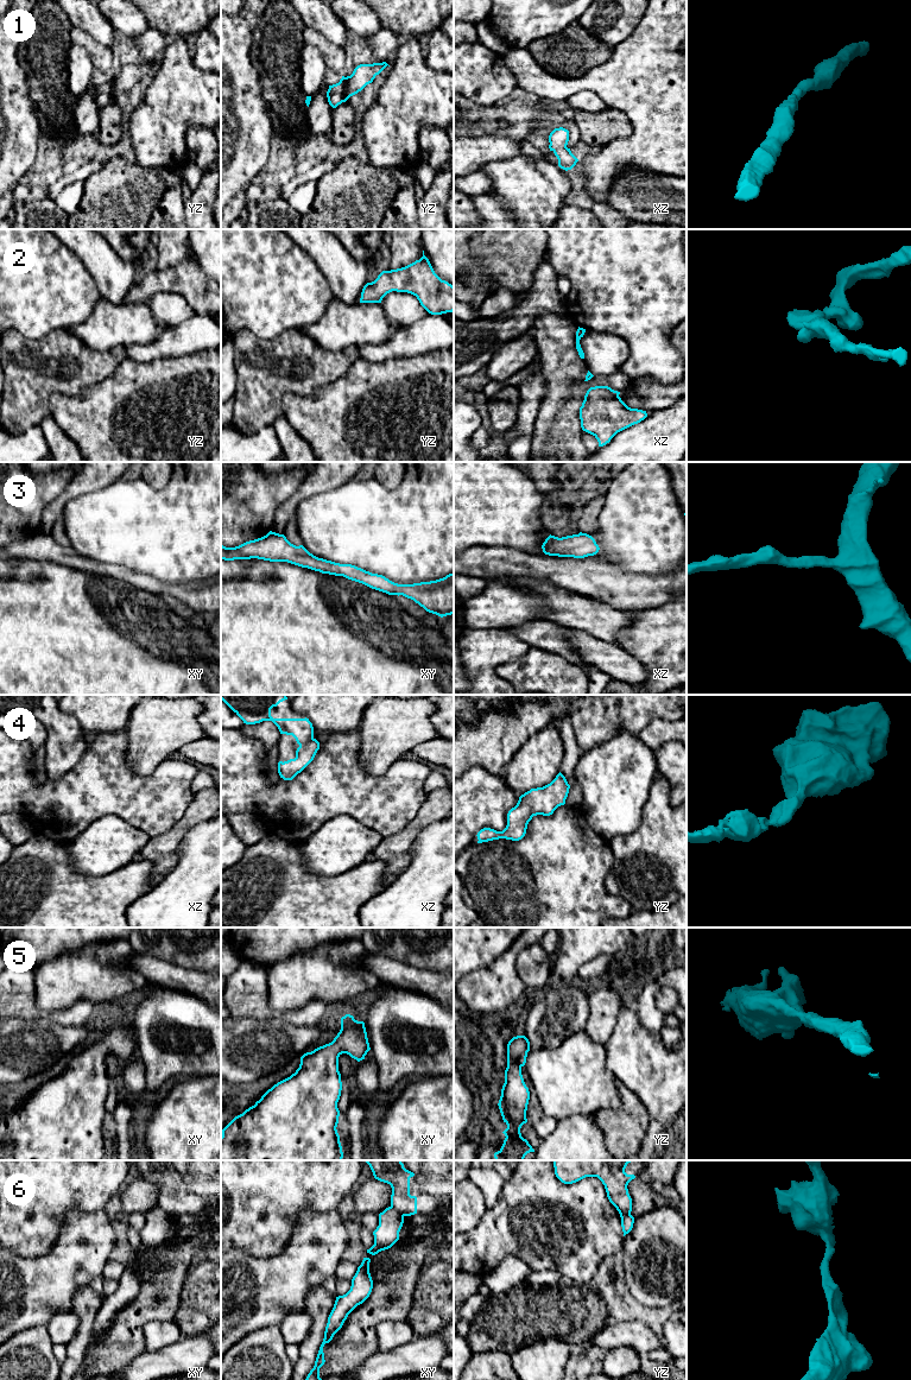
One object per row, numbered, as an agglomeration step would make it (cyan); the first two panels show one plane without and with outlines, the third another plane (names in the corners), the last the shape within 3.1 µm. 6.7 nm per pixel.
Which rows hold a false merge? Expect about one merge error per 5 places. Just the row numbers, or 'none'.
6

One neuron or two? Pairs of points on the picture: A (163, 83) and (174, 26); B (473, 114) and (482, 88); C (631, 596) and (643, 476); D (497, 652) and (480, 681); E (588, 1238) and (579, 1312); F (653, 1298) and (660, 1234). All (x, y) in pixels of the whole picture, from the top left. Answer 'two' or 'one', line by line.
A: two
B: two
C: two
D: one
E: two
F: one

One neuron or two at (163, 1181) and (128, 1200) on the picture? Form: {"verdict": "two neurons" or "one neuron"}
{"verdict": "two neurons"}

